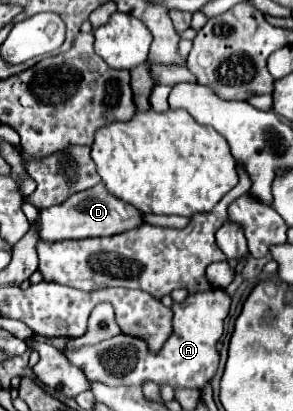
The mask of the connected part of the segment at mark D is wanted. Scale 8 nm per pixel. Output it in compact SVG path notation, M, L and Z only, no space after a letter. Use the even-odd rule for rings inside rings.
M103 183L71 195L63 205L55 205L49 209L43 209L37 219L39 237L45 241L65 241L65 239L87 239L87 237L103 237L103 235L115 235L129 231L133 227L143 225L143 213L135 211L129 203L123 203L121 199L115 199Z

